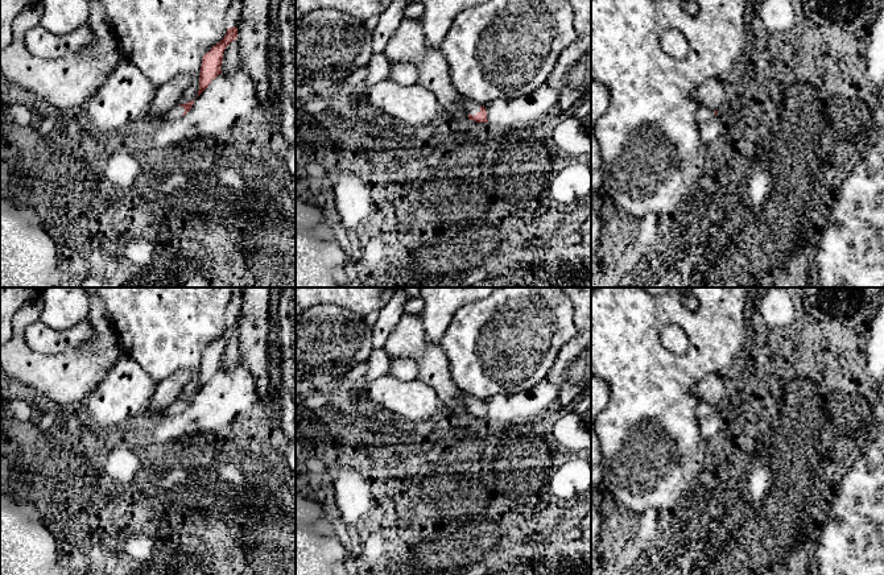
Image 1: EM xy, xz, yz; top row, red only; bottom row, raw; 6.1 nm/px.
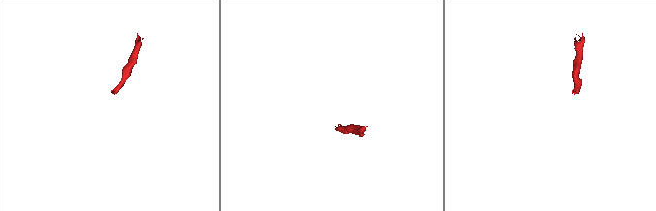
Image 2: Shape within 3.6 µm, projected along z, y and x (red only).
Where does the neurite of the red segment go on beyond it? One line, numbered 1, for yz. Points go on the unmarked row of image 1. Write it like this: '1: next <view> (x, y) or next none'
1: next yz (703, 409)

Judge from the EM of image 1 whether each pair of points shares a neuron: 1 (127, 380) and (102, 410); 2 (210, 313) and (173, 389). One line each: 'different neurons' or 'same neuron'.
1: same neuron
2: different neurons

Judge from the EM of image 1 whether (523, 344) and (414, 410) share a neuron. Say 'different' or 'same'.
different

